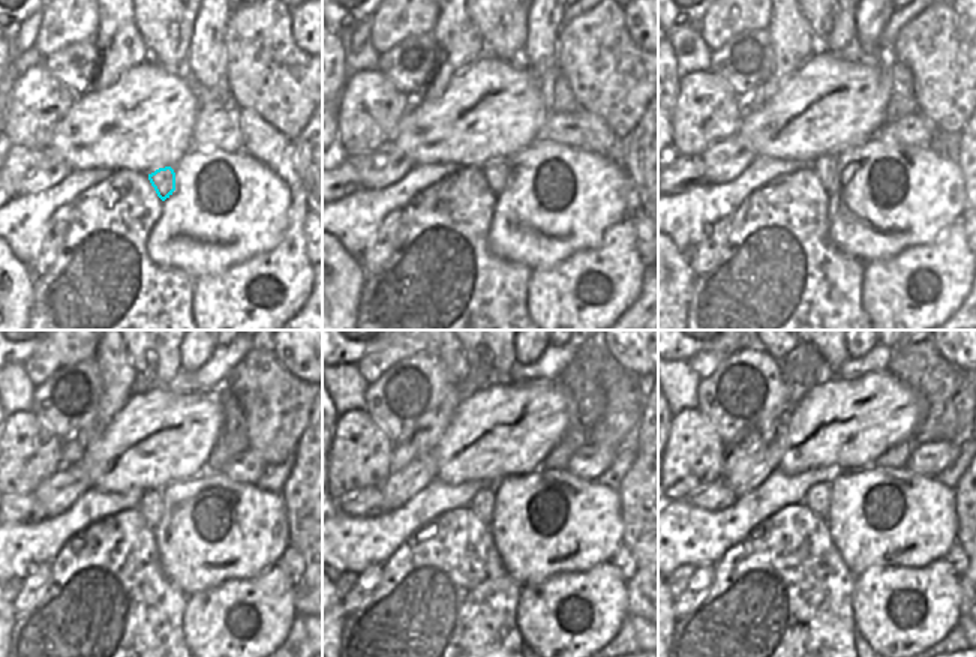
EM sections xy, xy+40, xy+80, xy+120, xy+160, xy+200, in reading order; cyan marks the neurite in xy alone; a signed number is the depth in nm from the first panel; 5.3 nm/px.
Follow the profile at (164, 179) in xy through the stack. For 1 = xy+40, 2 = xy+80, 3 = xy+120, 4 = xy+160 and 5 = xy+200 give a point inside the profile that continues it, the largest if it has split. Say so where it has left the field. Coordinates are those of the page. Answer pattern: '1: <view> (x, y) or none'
1: xy+40 (495, 171)
2: xy+80 (825, 167)
3: xy+120 (150, 506)
4: xy+160 (482, 504)
5: xy+200 (817, 498)

